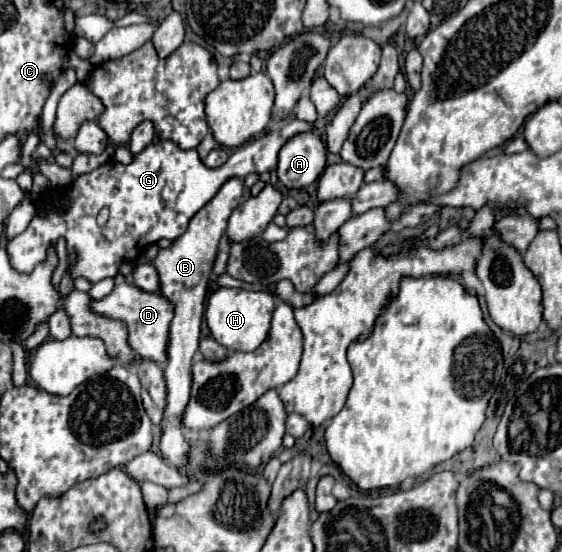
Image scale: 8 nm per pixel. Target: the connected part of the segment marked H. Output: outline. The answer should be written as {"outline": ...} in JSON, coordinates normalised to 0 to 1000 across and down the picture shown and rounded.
{"outline":[[[393,520],[383,531],[375,531],[368,545],[368,592],[375,611],[411,632],[411,636],[454,636],[475,611],[479,589],[482,589],[482,567],[489,560],[486,534],[475,527],[440,527],[440,524],[411,524]]]}

